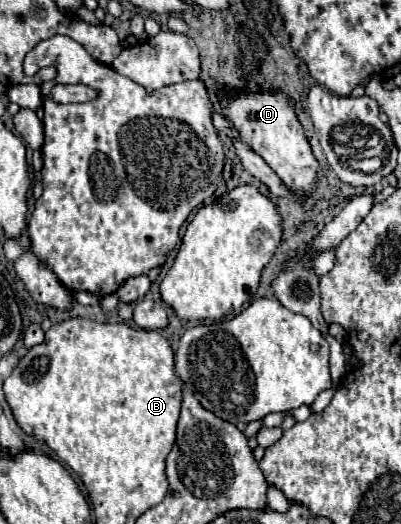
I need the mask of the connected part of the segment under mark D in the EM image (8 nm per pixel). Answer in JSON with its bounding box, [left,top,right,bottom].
[222,93,318,193]

